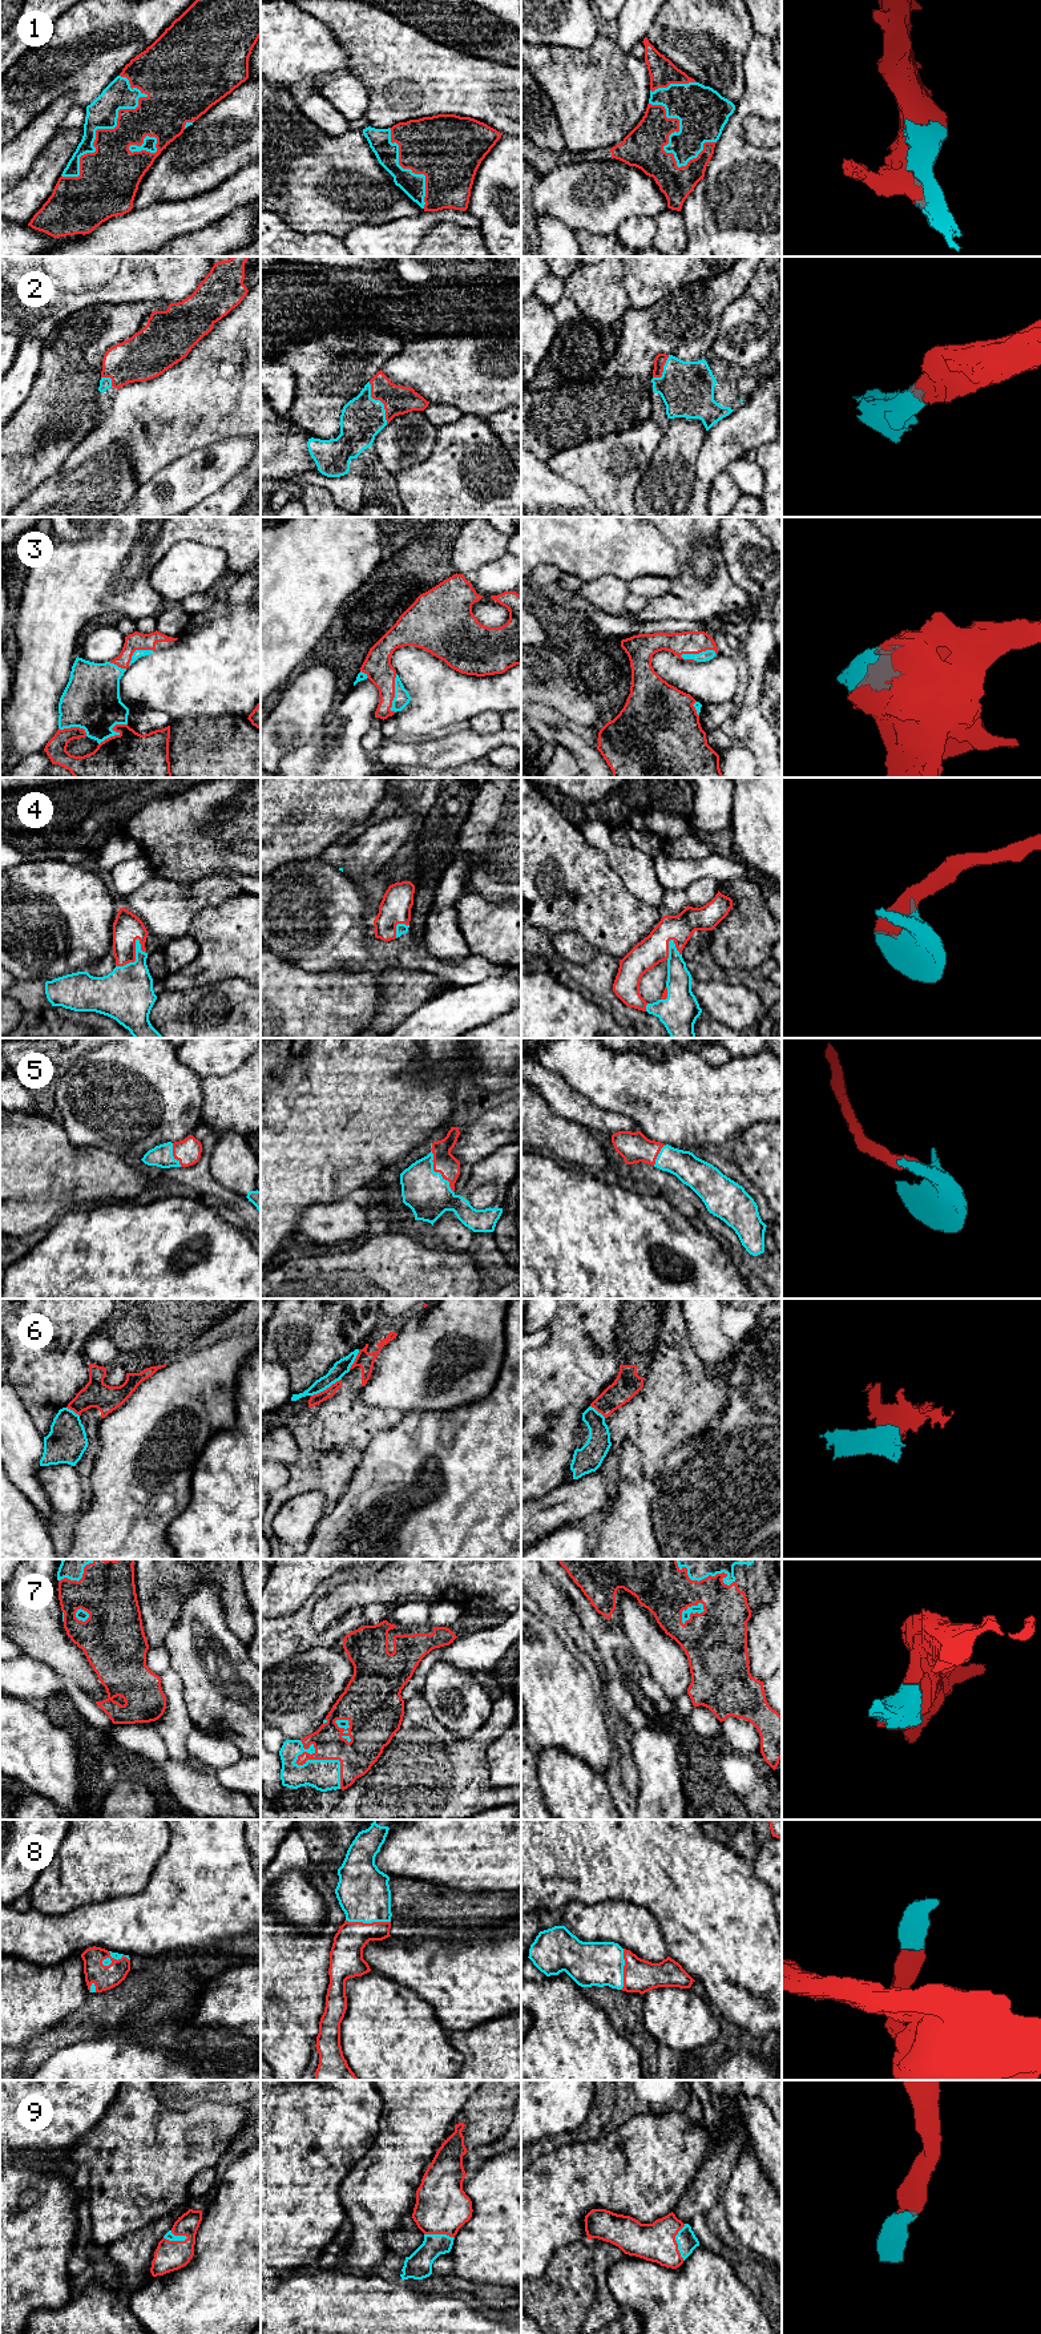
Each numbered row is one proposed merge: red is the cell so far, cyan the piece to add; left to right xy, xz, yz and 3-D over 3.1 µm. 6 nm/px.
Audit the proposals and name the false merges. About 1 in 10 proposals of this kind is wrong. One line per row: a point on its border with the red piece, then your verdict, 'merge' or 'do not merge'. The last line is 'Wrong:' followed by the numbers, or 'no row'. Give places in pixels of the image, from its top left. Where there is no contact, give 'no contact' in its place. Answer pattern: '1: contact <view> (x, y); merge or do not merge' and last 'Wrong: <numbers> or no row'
1: contact xy (108, 129); merge
2: contact xz (379, 399); merge
3: contact xy (116, 731); merge
4: contact xy (134, 958); merge
5: contact xz (434, 1168); merge
6: contact xz (327, 1388); do not merge
7: contact xz (321, 1759); merge
8: contact xz (368, 1923); merge
9: contact xy (176, 2241); merge
Wrong: 6

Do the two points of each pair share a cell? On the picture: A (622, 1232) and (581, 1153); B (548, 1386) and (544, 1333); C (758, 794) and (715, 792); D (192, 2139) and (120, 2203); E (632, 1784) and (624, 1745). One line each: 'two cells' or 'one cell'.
A: two cells
B: two cells
C: two cells
D: one cell
E: one cell

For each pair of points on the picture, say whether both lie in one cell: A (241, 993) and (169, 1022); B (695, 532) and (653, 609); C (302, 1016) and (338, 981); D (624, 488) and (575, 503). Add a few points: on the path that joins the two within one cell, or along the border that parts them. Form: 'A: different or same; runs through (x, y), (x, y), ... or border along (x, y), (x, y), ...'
A: same; runs through (224, 1009), (209, 1024), (186, 1022)
B: same; runs through (695, 554), (695, 580), (676, 600)
C: same; runs through (311, 1009), (330, 990)
D: different; border along (565, 479), (575, 483), (594, 503)

